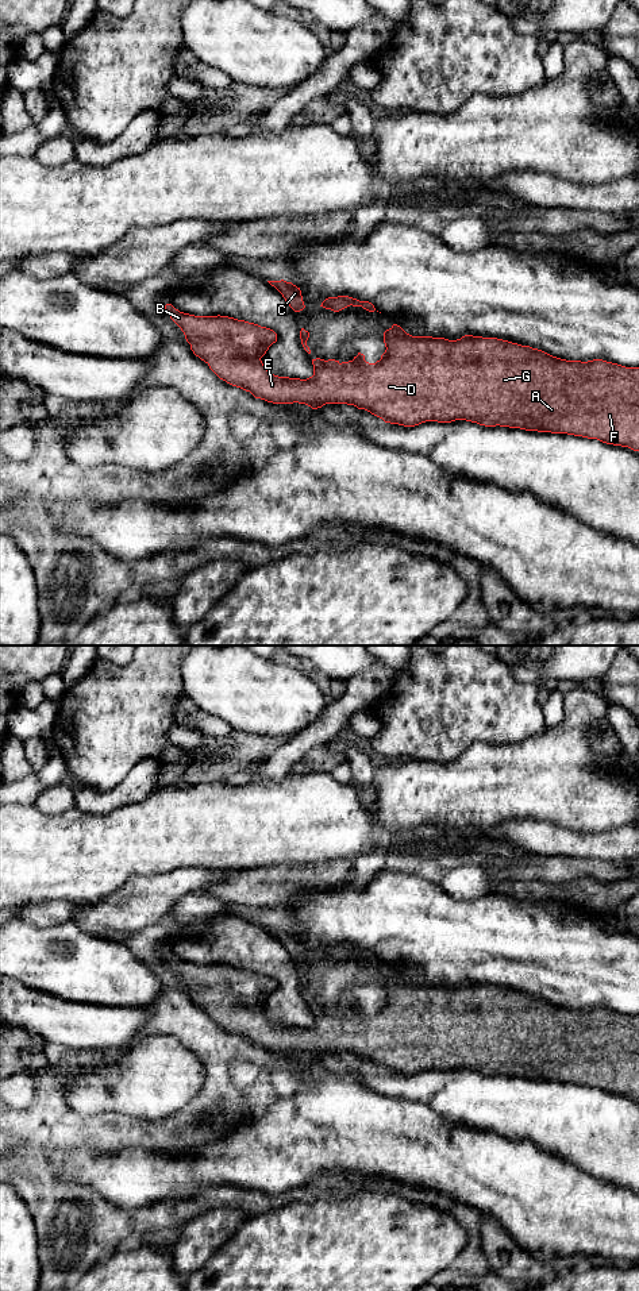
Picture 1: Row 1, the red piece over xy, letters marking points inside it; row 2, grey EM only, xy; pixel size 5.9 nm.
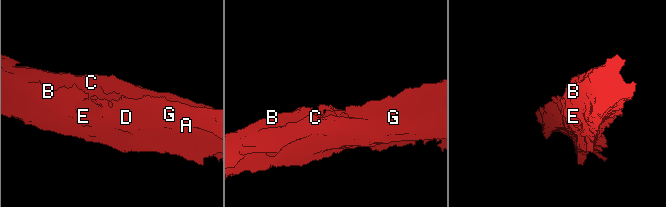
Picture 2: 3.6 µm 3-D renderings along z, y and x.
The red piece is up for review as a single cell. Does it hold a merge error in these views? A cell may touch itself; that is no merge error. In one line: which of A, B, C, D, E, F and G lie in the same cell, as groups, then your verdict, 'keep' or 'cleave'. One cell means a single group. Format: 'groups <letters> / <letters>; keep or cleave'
groups A B C D E F G; keep

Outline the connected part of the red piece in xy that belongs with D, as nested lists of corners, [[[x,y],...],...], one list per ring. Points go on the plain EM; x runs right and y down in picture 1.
[[[172,952],[165,953],[165,959],[170,967],[181,976],[185,983],[186,990],[190,993],[190,998],[196,1005],[204,1009],[209,1017],[227,1032],[240,1036],[246,1040],[250,1040],[255,1047],[265,1048],[273,1052],[305,1052],[312,1057],[322,1056],[326,1052],[347,1052],[354,1053],[358,1057],[365,1057],[372,1063],[382,1067],[385,1071],[399,1072],[404,1075],[415,1075],[426,1070],[438,1070],[438,1071],[451,1071],[455,1068],[466,1068],[477,1071],[485,1075],[509,1075],[520,1076],[526,1079],[538,1079],[538,1080],[551,1080],[551,1082],[567,1082],[574,1084],[582,1084],[588,1087],[597,1087],[607,1092],[628,1095],[634,1099],[639,1099],[639,1016],[625,1016],[617,1011],[607,1010],[603,1007],[593,1007],[588,1010],[581,1009],[566,1009],[557,1005],[553,1005],[542,998],[532,997],[530,994],[521,994],[508,989],[497,986],[482,986],[465,983],[457,989],[449,989],[444,986],[432,986],[432,984],[412,984],[407,982],[400,974],[393,972],[389,978],[384,980],[385,1001],[381,1003],[381,1007],[376,1011],[369,1011],[365,1009],[365,1003],[358,1001],[353,1009],[339,1010],[335,1007],[312,1007],[313,1024],[307,1028],[278,1025],[272,1022],[262,1011],[261,1006],[266,1002],[269,995],[277,990],[277,982],[266,975],[261,975],[254,971],[245,968],[238,968],[228,964],[195,964],[189,961],[180,960]]]

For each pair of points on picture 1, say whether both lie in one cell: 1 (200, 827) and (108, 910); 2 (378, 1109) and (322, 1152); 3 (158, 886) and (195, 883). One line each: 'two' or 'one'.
1: two
2: one
3: one

